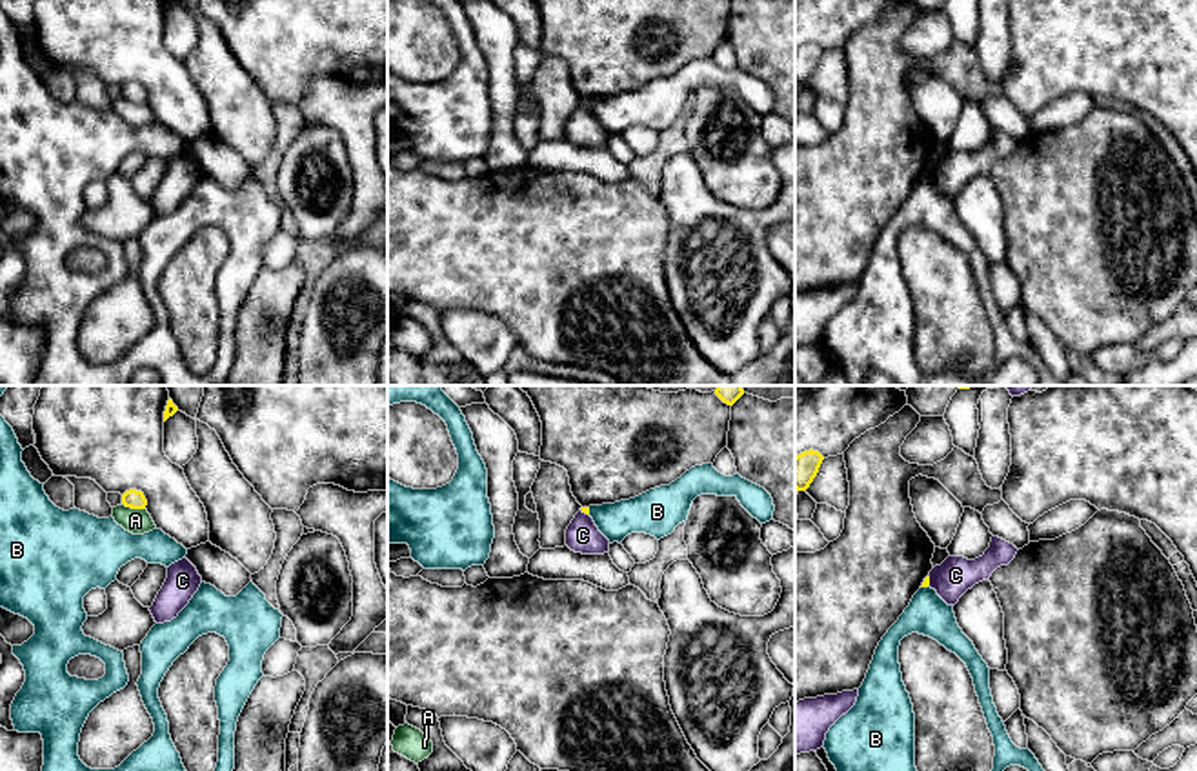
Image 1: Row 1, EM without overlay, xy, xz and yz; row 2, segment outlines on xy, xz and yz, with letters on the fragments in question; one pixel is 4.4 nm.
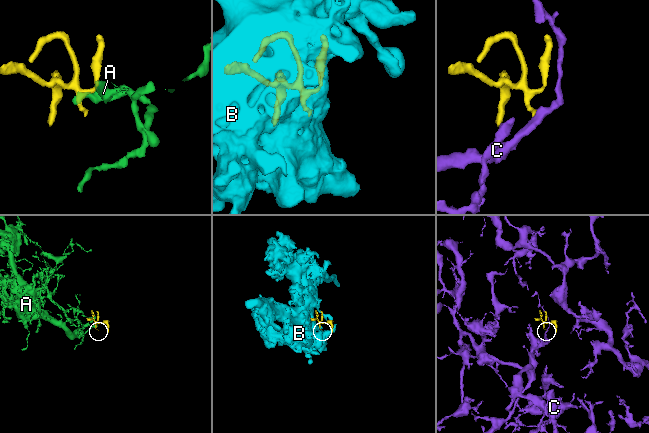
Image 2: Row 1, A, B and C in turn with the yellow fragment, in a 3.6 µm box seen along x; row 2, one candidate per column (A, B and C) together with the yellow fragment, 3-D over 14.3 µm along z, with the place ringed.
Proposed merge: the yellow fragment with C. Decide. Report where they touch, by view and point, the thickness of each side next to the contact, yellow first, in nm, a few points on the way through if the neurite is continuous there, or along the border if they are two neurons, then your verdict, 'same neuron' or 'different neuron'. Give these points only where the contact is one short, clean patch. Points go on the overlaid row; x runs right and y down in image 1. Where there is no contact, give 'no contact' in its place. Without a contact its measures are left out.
xz (584, 511) | 30/150 nm | along xz (581, 508), (588, 515) | different neuron

